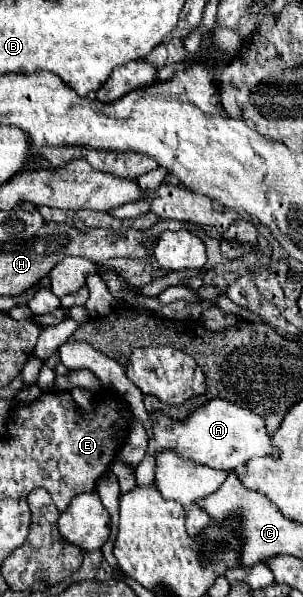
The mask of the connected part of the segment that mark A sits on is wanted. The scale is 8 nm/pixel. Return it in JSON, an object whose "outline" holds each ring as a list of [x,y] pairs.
{"outline":[[[213,399],[193,411],[187,421],[175,423],[163,413],[151,415],[153,421],[153,439],[149,441],[149,455],[157,451],[157,447],[173,447],[177,453],[197,459],[201,463],[209,463],[211,467],[229,467],[237,469],[245,465],[253,457],[273,457],[279,459],[279,451],[273,447],[273,437],[267,433],[265,419],[245,407]]]}

